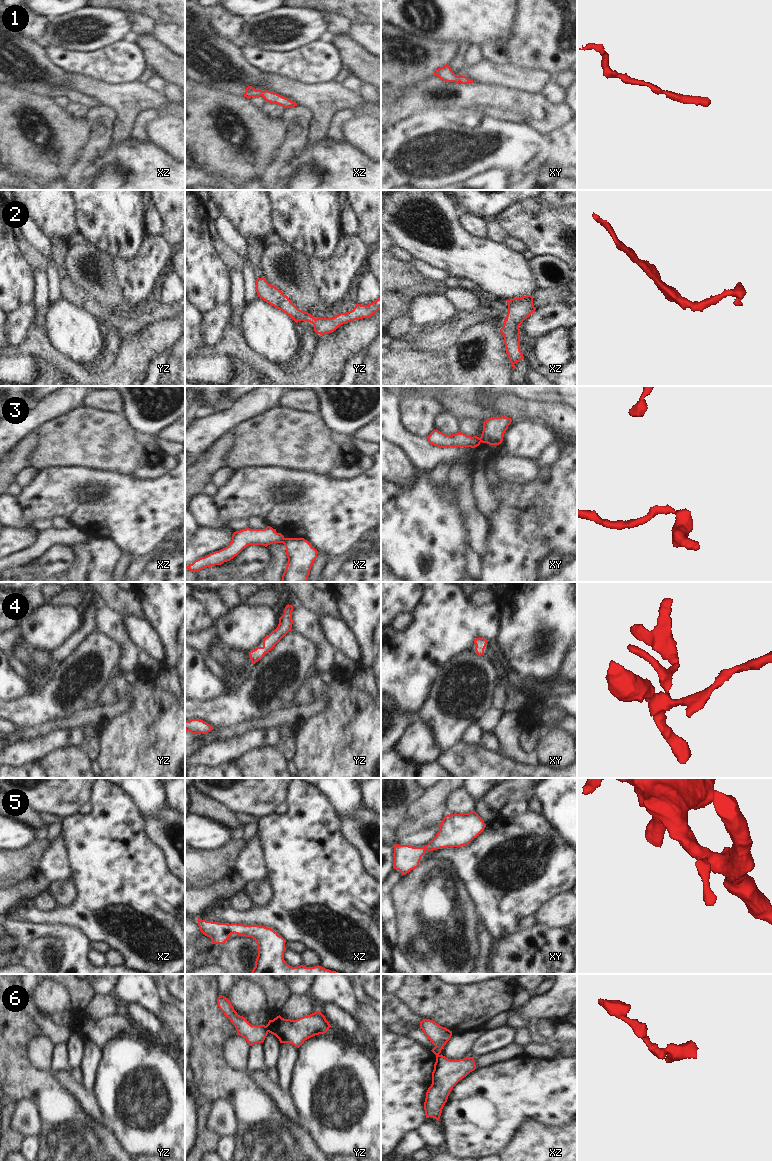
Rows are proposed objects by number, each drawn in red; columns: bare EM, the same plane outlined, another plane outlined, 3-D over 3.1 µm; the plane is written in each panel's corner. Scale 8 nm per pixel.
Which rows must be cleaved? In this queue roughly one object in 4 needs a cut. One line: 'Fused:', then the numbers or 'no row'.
Fused: 3, 6

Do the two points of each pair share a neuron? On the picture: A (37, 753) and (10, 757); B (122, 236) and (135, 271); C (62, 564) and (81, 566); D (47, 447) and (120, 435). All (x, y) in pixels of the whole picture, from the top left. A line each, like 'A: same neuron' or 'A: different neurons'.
A: same neuron
B: different neurons
C: different neurons
D: same neuron

